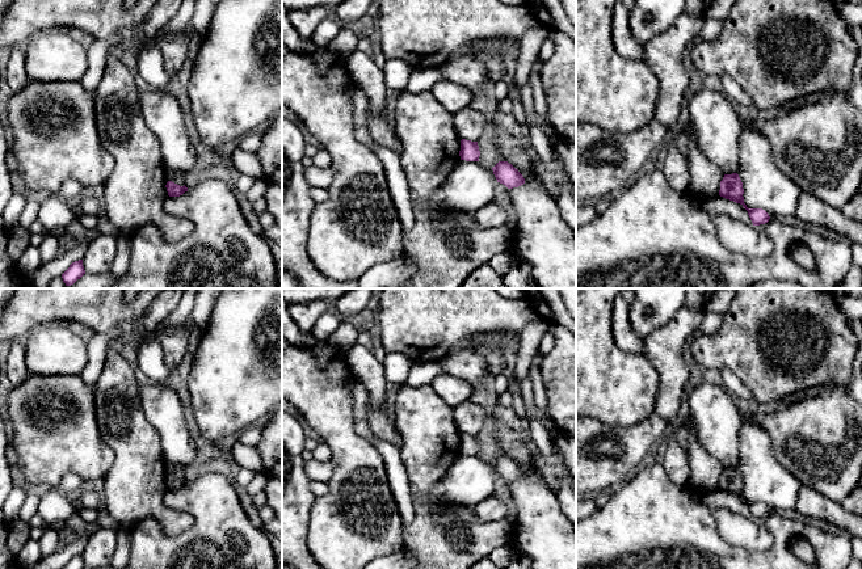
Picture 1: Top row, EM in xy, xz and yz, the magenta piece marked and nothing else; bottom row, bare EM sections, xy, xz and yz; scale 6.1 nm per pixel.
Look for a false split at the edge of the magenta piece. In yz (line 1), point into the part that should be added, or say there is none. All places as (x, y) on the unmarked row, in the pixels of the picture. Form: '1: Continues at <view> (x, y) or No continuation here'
1: No continuation here

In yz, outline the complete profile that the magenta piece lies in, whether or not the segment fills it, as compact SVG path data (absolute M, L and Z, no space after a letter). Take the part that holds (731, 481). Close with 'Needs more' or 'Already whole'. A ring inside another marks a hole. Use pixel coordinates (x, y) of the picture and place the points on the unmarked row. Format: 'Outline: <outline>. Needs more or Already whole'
Outline: M737 467L724 468L723 473L720 475L720 484L719 489L740 497L747 505L753 517L753 519L765 518L769 515L769 507L762 502L748 502L744 497L744 482L743 476Z. Already whole

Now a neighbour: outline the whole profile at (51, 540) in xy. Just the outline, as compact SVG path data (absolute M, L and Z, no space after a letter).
M45 524L42 538L38 541L42 556L50 556L60 548L63 536L52 527Z

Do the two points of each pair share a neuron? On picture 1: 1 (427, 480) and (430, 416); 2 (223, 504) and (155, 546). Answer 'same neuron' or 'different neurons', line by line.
1: same neuron
2: same neuron

